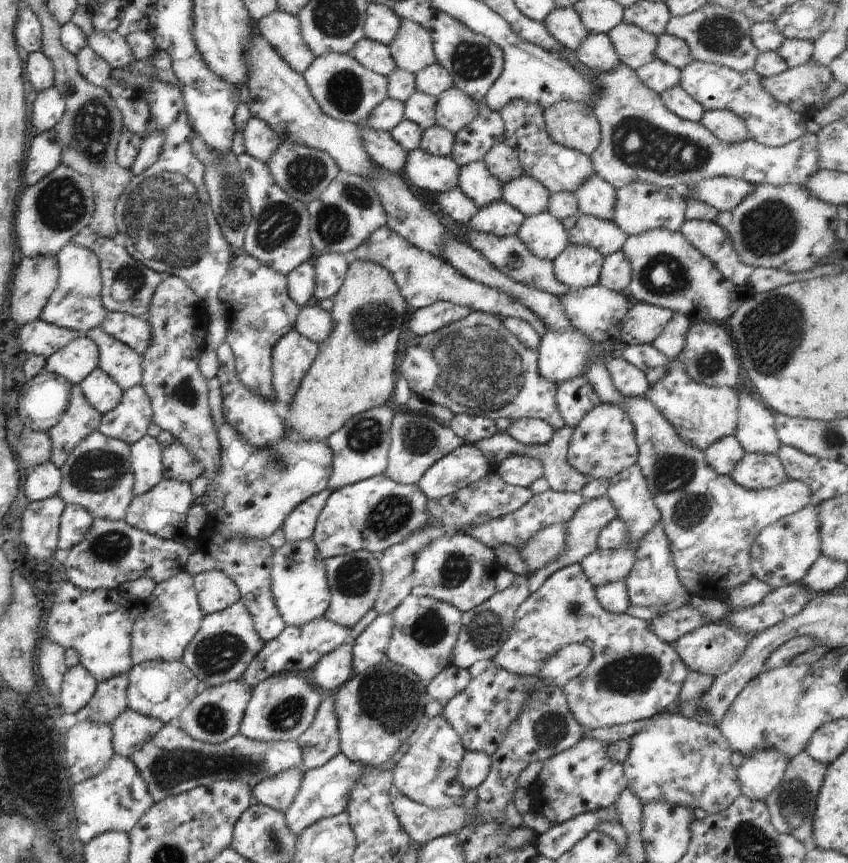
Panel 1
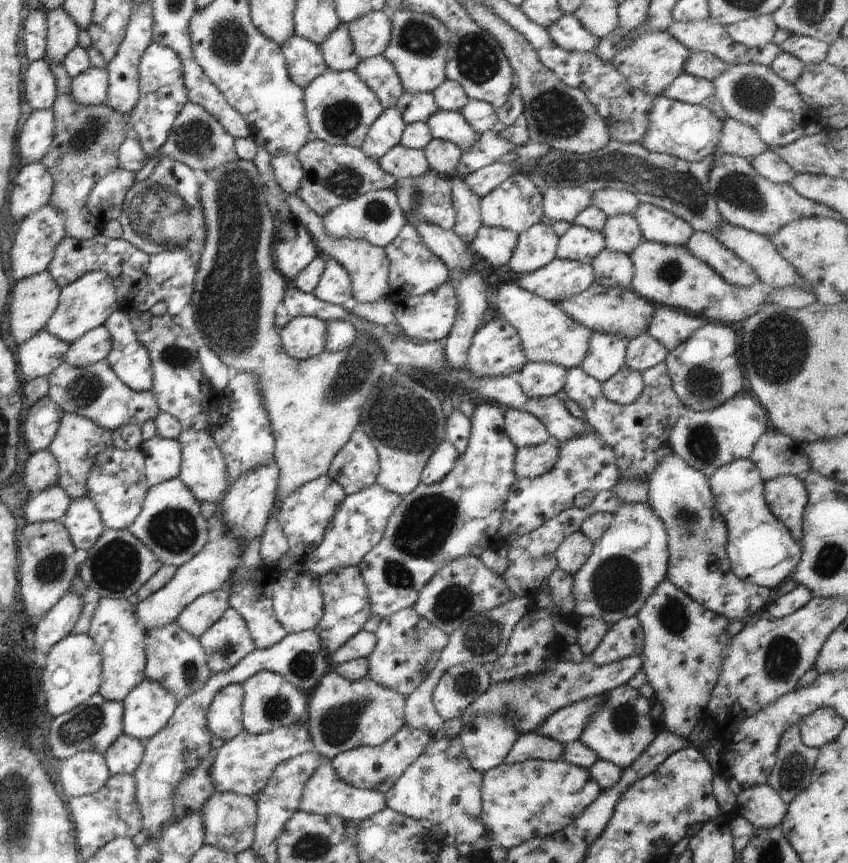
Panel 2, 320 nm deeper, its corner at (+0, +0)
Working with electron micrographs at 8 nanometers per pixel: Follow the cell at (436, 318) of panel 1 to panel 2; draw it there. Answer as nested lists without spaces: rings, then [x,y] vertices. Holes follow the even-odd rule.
[[[446,281],[430,292],[417,297],[411,297],[395,310],[395,319],[405,334],[410,338],[419,338],[424,342],[443,342],[455,325],[459,300],[452,283]]]

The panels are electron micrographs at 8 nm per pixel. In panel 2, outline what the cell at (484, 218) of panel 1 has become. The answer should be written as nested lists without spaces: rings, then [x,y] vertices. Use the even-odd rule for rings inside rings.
[[[482,225],[476,238],[471,242],[477,258],[482,258],[488,266],[506,266],[514,254],[518,234],[506,229],[493,229]]]

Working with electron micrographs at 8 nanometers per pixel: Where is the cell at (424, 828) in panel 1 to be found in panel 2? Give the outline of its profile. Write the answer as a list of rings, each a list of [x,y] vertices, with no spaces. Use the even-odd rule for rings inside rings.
[[[321,756],[321,765],[305,782],[298,810],[329,817],[336,815],[349,821],[361,822],[380,812],[386,806],[384,795],[381,792],[359,789],[345,783],[332,768],[331,760]]]

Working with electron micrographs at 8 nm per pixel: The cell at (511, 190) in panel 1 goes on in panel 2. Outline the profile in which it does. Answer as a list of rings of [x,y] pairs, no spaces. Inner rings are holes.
[[[564,187],[552,188],[542,192],[542,206],[545,221],[556,222],[564,220],[571,222],[584,210],[593,204],[593,188]]]

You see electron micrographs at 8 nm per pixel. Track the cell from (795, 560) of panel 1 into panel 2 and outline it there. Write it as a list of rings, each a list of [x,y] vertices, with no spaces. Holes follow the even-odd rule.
[[[750,459],[733,460],[709,478],[716,510],[726,523],[728,538],[725,549],[731,571],[740,580],[775,591],[786,579],[792,578],[803,548],[768,508],[764,483]]]

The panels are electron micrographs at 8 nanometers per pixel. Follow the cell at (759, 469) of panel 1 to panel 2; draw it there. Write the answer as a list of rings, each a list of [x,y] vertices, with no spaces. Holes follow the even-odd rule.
[[[786,475],[766,481],[765,501],[772,514],[788,528],[792,538],[803,542],[803,514],[808,502],[800,476]]]

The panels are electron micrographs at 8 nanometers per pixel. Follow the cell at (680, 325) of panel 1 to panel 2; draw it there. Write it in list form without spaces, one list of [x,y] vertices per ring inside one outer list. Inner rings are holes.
[[[642,333],[629,340],[625,366],[636,373],[644,374],[645,370],[663,362],[669,352],[648,333]]]

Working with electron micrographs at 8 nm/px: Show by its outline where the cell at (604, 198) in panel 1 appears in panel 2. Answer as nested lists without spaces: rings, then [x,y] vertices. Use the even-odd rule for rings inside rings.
[[[632,215],[607,217],[601,233],[606,249],[628,256],[644,241],[639,224]]]

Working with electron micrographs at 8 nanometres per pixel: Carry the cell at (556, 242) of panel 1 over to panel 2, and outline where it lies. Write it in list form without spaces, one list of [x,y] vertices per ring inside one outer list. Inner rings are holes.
[[[547,221],[540,222],[518,236],[514,254],[508,263],[514,272],[525,275],[555,259],[559,238],[552,230],[551,224]]]

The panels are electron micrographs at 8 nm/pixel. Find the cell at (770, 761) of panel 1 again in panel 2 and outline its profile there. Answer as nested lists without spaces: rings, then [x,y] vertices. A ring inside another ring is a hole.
[[[770,785],[743,790],[737,796],[734,815],[744,817],[756,829],[773,829],[784,820],[787,806]]]

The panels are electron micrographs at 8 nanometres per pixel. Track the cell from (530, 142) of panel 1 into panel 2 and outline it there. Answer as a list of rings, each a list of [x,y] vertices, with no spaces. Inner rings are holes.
[[[604,187],[593,189],[592,202],[607,217],[617,217],[618,215],[635,216],[640,201],[635,194],[628,191],[608,190]]]

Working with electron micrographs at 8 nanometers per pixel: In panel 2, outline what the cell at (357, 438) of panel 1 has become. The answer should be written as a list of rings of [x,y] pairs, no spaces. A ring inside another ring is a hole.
[[[354,431],[344,448],[333,458],[327,475],[333,481],[336,481],[344,489],[346,496],[348,496],[376,484],[378,473],[379,456],[373,442],[363,431]]]

